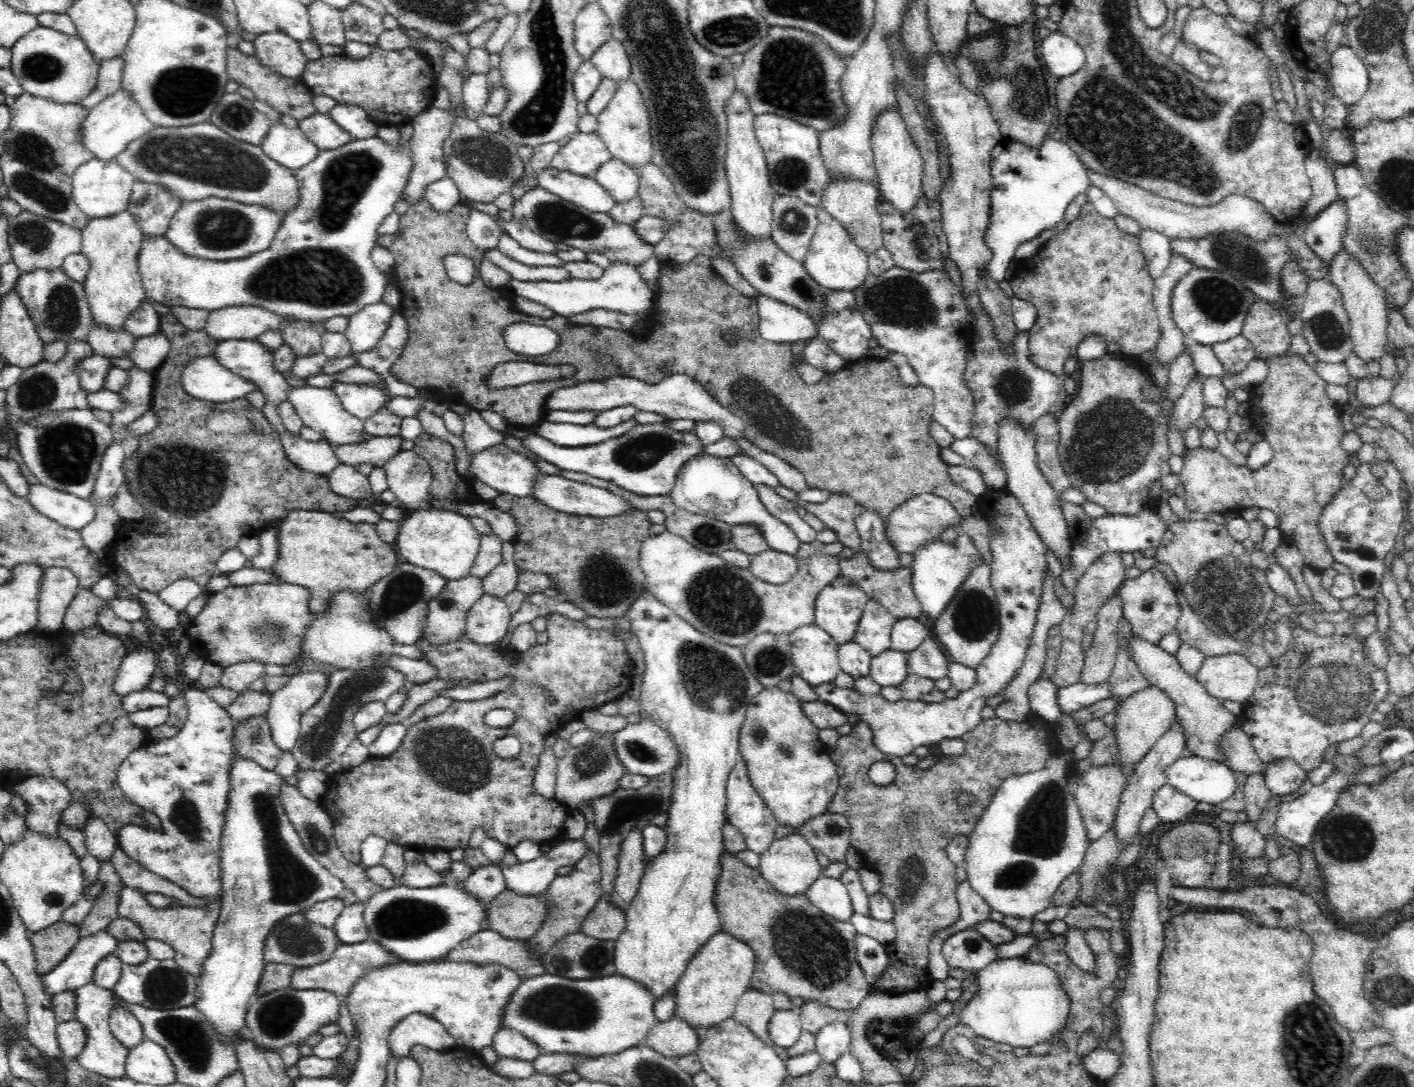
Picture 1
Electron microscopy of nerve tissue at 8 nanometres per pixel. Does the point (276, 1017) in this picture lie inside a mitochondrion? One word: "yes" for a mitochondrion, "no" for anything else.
yes

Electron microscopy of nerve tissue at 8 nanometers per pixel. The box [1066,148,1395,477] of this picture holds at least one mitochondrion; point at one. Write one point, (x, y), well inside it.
(1235, 254)

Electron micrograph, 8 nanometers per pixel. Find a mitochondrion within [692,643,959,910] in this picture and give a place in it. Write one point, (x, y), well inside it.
(917, 819)

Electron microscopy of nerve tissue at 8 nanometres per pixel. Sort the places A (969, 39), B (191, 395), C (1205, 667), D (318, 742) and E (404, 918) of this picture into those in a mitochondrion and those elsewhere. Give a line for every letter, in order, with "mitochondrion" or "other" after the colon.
A: other
B: other
C: other
D: mitochondrion
E: mitochondrion

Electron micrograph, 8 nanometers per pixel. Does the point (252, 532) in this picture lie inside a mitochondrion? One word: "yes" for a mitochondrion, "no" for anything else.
no

